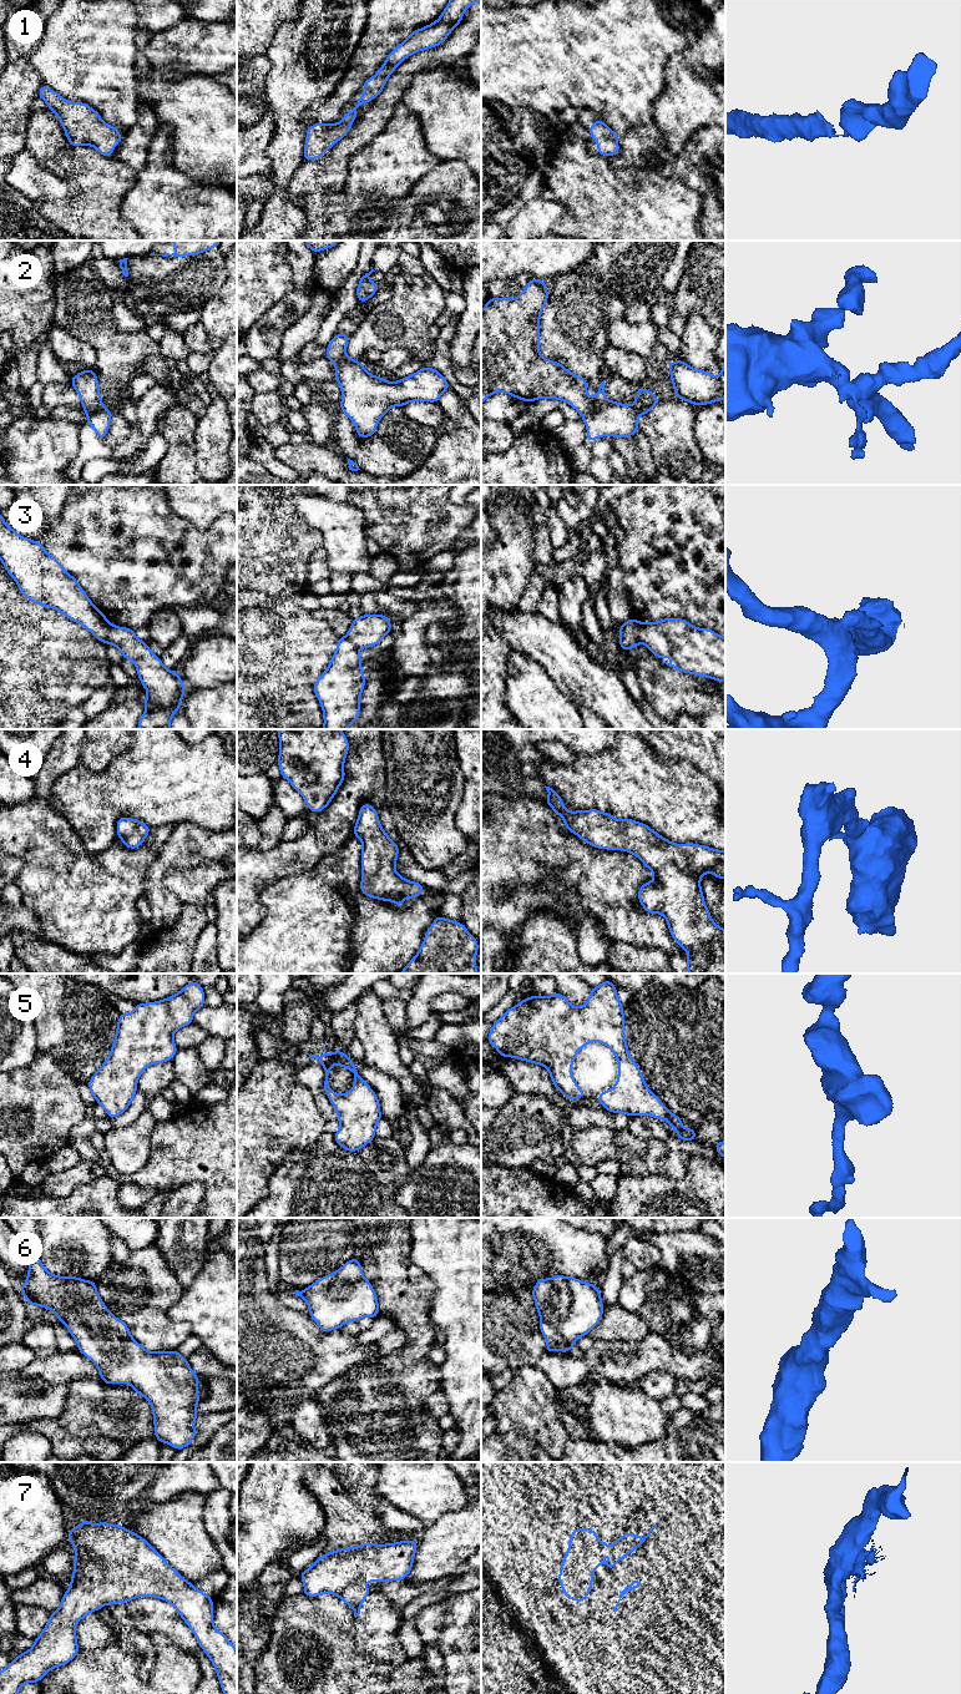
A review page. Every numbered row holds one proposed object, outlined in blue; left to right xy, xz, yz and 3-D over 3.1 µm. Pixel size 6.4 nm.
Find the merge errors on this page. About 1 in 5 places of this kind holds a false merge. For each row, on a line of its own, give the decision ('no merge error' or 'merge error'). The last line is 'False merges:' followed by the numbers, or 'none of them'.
1: no merge error
2: merge error
3: no merge error
4: no merge error
5: no merge error
6: no merge error
7: no merge error
False merges: 2

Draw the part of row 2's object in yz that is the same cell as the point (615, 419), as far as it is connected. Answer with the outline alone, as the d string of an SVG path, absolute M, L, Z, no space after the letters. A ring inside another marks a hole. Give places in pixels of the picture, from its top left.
M646 388L636 391L633 405L606 399L596 413L582 416L588 443L602 436L631 438L639 429L638 418L651 411L658 401L657 395Z

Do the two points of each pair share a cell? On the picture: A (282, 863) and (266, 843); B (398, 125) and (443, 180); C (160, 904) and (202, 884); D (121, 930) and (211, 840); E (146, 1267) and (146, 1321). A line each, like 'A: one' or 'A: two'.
A: two
B: two
C: two
D: two
E: one

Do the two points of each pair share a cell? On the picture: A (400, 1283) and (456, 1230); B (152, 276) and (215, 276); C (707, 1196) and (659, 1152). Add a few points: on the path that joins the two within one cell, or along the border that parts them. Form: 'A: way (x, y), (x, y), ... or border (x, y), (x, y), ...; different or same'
A: border (411, 1238), (410, 1260), (431, 1282), (431, 1293); different
B: way (167, 276), (200, 276); same
C: border (691, 1157), (688, 1171), (681, 1178), (655, 1174); different

